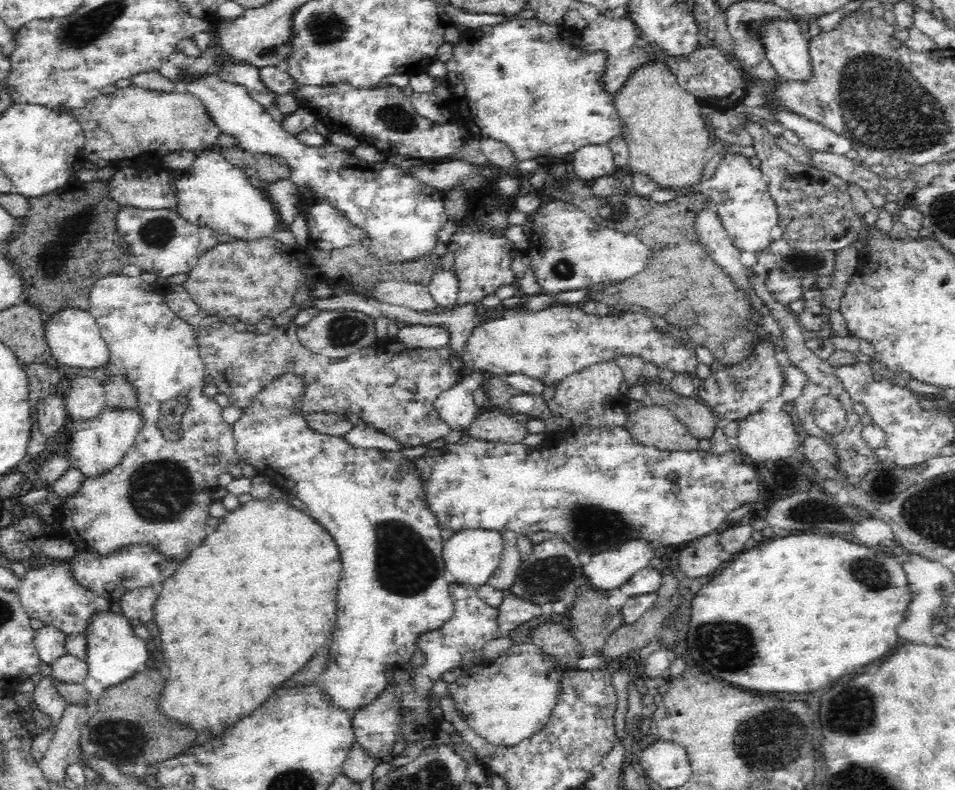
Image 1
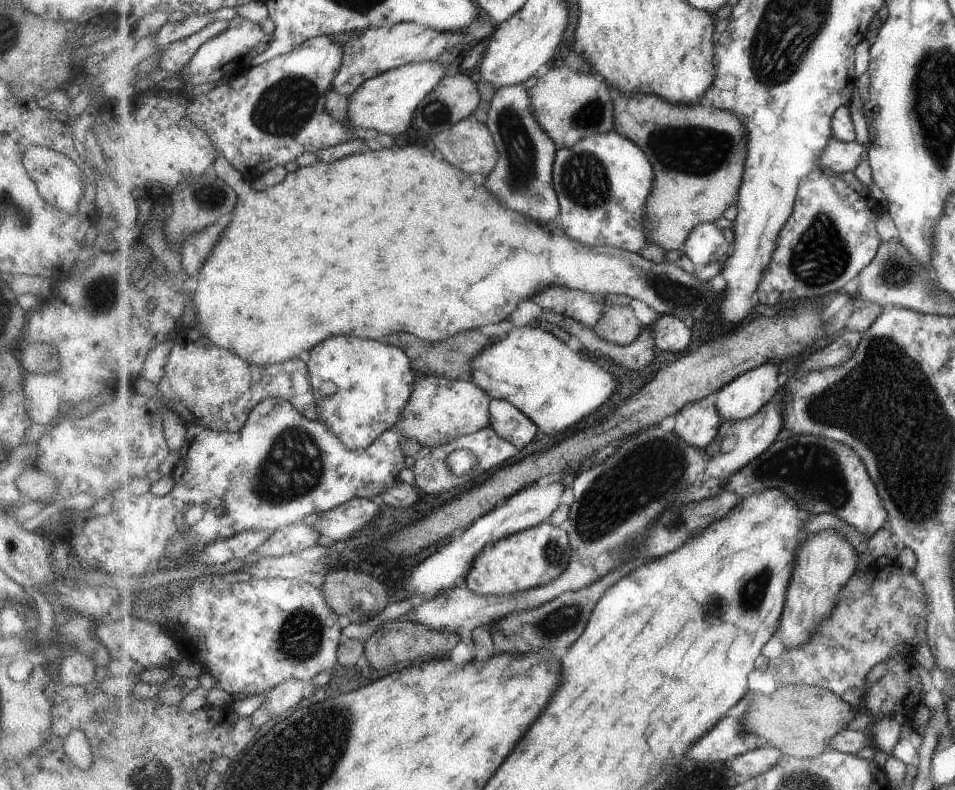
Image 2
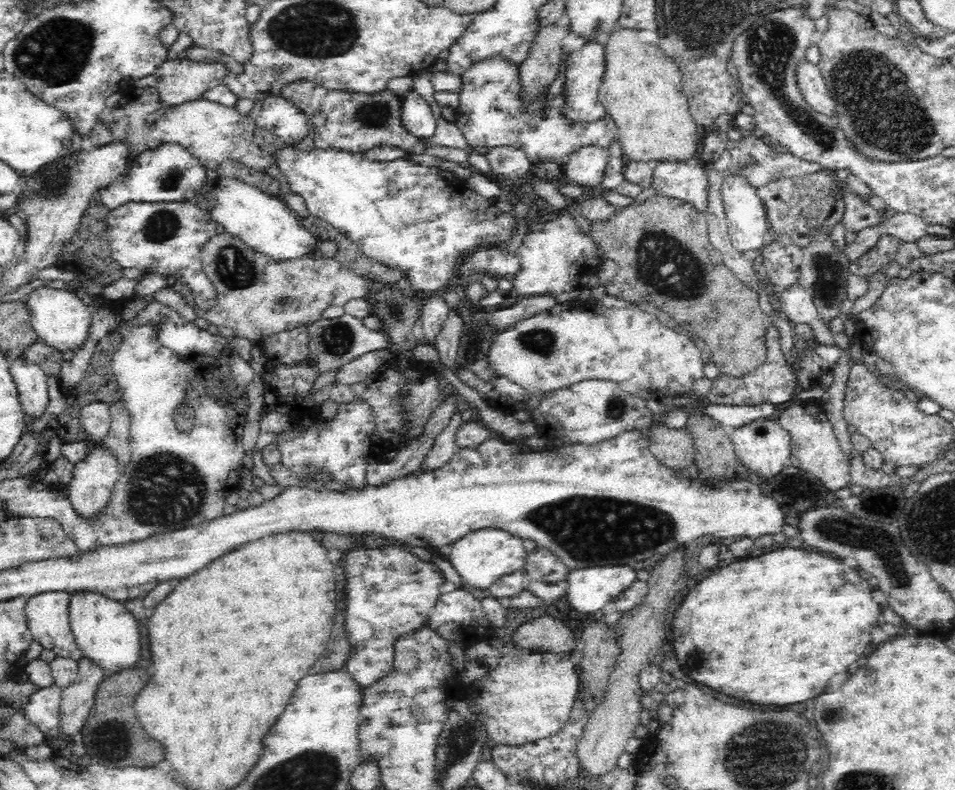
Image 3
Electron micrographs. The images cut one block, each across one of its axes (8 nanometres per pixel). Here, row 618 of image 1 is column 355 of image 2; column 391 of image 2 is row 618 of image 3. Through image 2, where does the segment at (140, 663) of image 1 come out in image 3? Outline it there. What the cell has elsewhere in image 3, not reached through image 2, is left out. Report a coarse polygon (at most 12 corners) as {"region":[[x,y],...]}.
{"region":[[73,593],[69,621],[84,657],[117,673],[144,658],[125,603]]}

